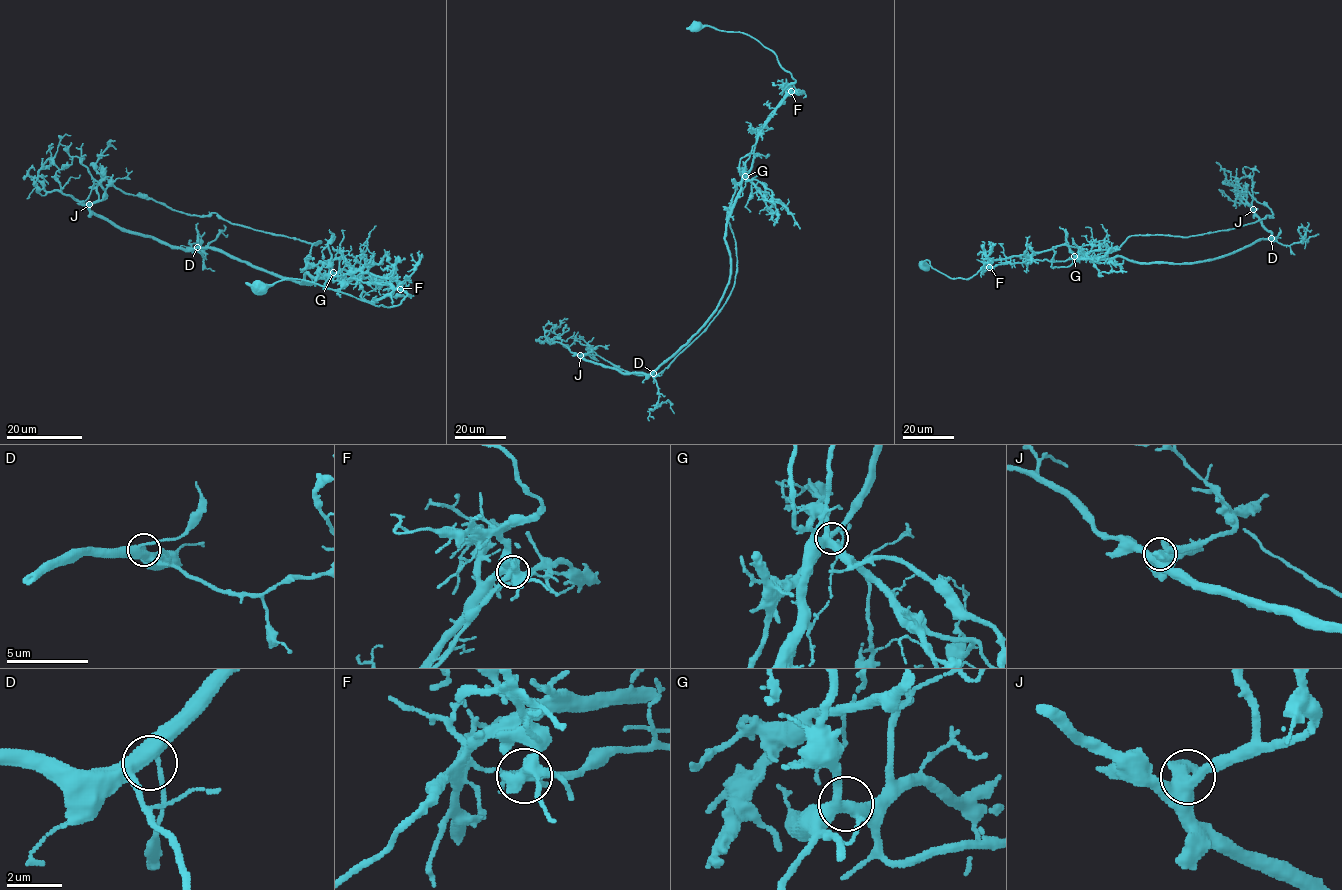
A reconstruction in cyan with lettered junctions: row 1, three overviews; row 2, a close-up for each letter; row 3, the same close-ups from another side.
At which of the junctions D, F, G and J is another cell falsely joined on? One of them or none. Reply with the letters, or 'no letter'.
F

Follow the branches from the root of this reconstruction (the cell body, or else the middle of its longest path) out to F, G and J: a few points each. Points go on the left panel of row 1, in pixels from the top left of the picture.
F: (259, 287), (300, 279), (385, 306), (396, 306), (407, 296), (398, 287), (400, 284), (400, 288)
G: (259, 287), (300, 279), (385, 306), (396, 306), (407, 296), (393, 279), (334, 281), (333, 272)
J: (259, 287), (407, 296), (389, 278), (301, 284), (171, 248), (89, 204)

